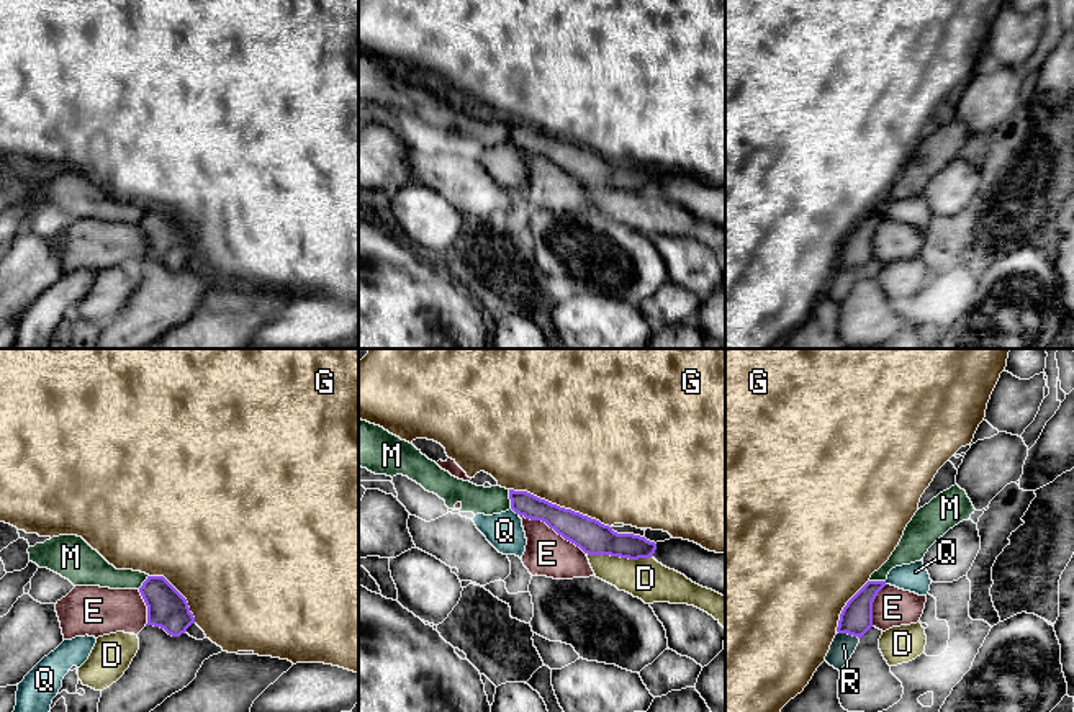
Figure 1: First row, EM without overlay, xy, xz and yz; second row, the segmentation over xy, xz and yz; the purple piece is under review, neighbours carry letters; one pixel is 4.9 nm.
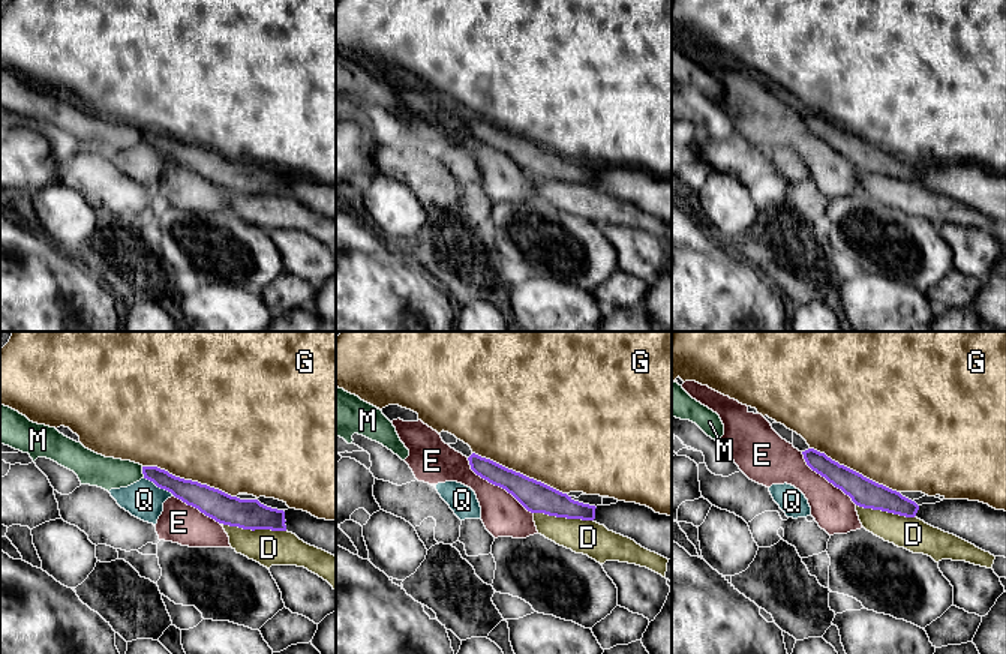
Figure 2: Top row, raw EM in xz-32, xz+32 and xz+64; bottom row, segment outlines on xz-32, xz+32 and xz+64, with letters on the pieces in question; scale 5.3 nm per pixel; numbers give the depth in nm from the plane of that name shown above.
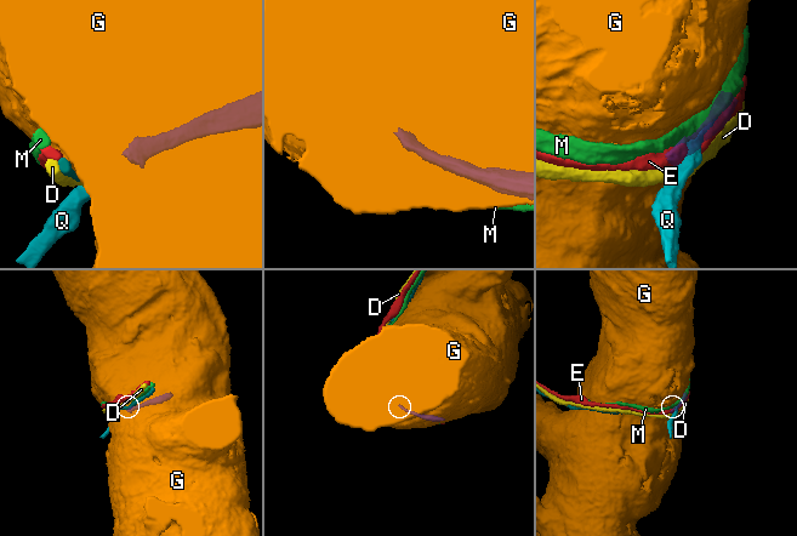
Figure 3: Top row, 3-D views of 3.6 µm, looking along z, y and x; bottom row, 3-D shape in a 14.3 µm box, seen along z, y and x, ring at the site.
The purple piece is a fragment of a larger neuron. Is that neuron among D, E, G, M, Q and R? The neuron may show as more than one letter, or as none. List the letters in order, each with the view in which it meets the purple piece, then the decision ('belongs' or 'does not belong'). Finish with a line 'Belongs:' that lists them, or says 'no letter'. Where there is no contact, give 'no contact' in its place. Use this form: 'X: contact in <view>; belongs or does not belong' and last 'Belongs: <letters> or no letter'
D: contact in xz; does not belong
E: contact in xz; does not belong
G: contact in xz; does not belong
M: contact in xz; does not belong
Q: contact in xz; does not belong
R: contact in yz; belongs
Belongs: R

